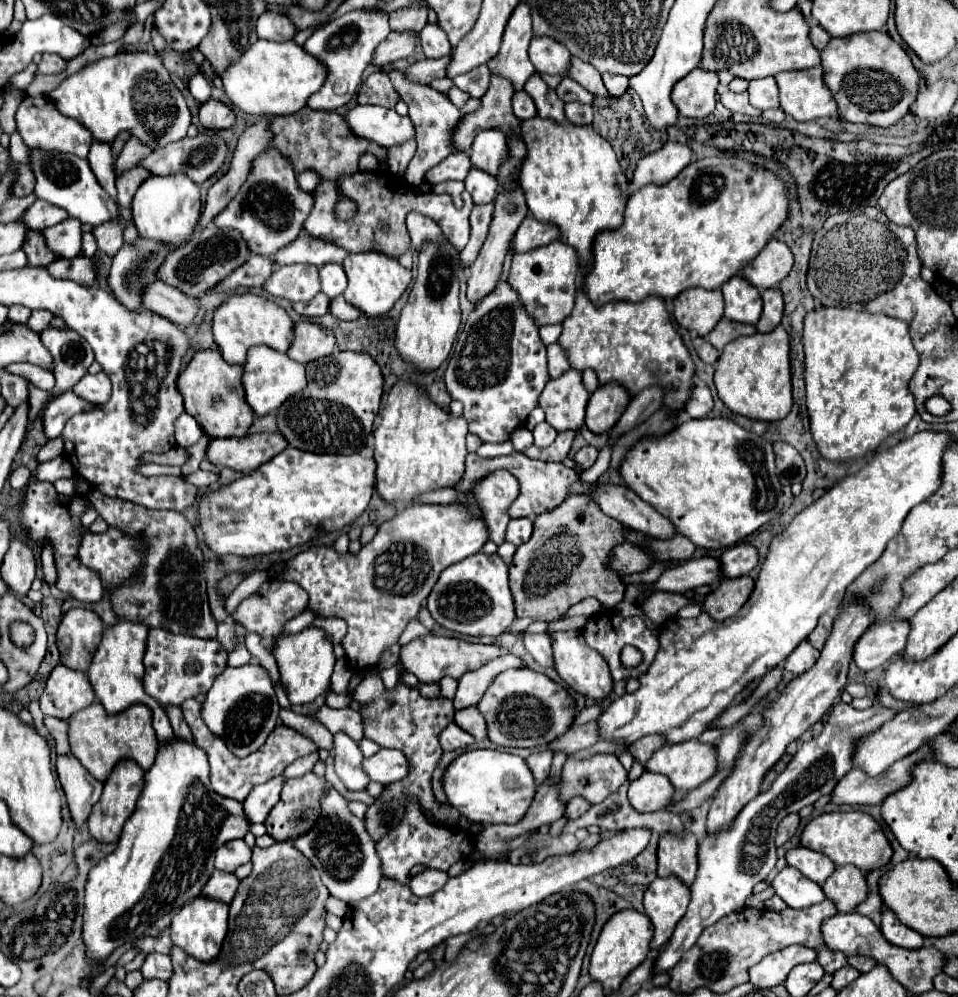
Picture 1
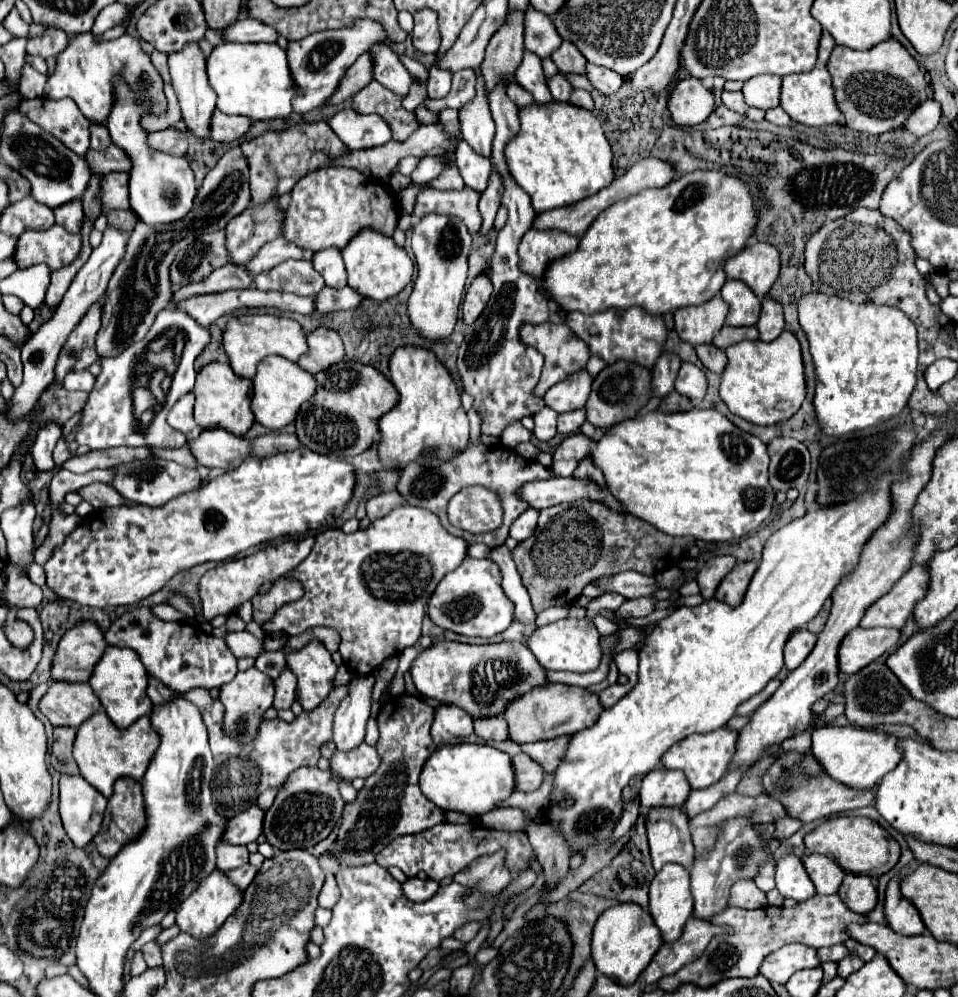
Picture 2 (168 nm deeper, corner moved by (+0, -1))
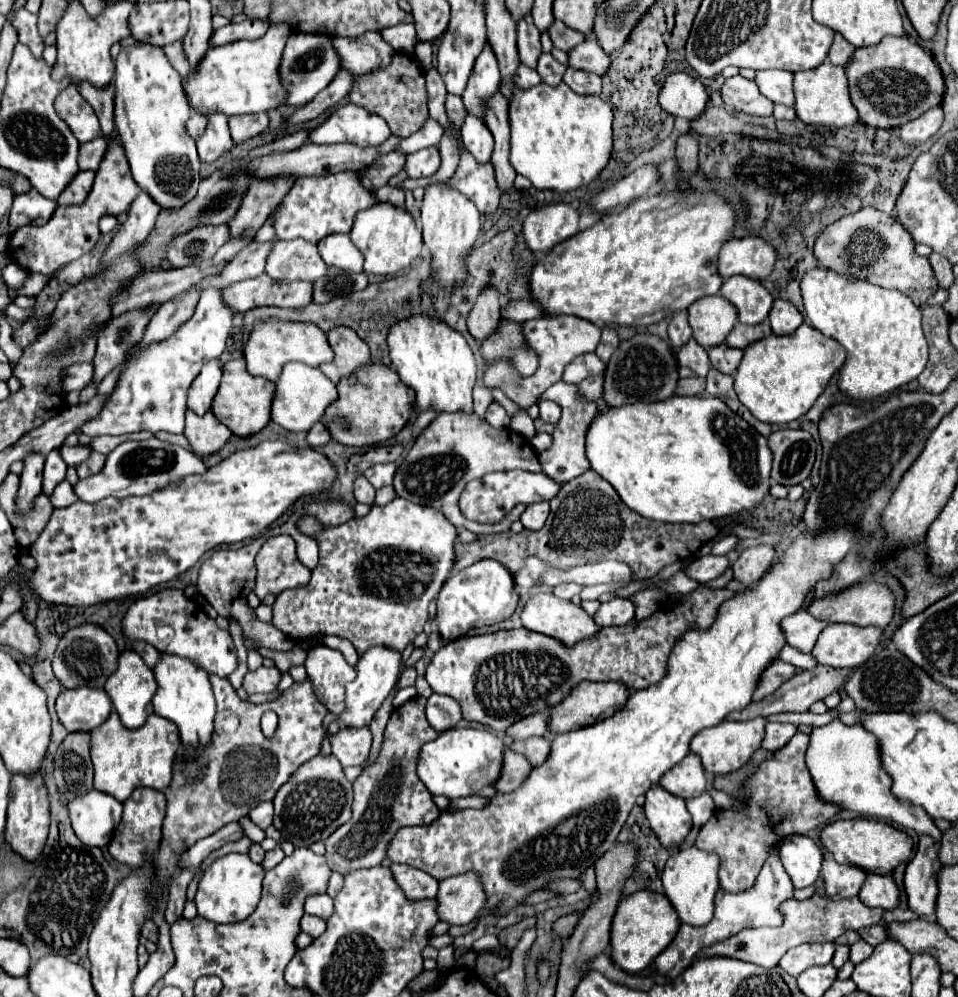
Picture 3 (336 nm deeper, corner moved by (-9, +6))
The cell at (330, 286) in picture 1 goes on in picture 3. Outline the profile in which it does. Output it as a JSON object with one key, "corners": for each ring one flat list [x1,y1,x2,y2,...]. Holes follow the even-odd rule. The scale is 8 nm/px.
{"corners":[[338,233,332,237,324,237,324,241,318,243,320,257,326,265,338,267,342,271,360,273,362,271,362,253,354,249,350,237,346,233]]}

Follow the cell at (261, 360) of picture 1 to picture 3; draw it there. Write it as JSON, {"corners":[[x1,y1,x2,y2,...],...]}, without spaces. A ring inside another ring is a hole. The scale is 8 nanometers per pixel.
{"corners":[[292,361,284,365,276,381,276,393,272,399,272,421,288,431,308,431,324,415,324,409,334,399,336,399,336,385,328,377,324,377,320,369]]}

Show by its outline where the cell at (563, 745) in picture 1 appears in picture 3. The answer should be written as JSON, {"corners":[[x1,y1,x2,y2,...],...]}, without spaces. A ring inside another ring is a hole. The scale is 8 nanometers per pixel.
{"corners":[[546,735,544,737,530,737,530,739,522,739,522,741,512,743,512,749,516,749,518,753,524,753,534,767,542,765,544,759,548,759,550,747,552,747,552,739]]}

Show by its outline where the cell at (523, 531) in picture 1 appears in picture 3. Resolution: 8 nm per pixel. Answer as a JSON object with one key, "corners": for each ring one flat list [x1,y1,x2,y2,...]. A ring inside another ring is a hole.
{"corners":[[532,503,532,505,528,505,526,511,522,513,520,521,522,521,522,525,524,525,526,529,538,531,538,529,544,527,548,513,550,513,550,505,548,505,548,503]]}

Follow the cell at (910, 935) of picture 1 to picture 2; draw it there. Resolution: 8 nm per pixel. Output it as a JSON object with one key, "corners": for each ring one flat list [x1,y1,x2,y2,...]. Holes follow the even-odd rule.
{"corners":[[901,870,899,876,895,876,885,892,885,916,887,916,887,924,903,934,903,936,917,936,917,934,925,934,925,924,921,920,919,910,901,894,899,884,901,878,905,876,905,870]]}

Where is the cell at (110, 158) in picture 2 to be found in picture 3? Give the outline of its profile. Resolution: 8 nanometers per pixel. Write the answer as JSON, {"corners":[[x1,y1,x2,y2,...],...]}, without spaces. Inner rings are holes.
{"corners":[[96,137,84,145,80,145,80,169,96,171,100,167,100,161,104,159,104,153,108,151,112,141,108,137]]}

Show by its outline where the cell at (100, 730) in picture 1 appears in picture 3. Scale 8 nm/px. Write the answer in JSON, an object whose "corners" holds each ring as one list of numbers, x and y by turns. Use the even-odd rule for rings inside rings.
{"corners":[[116,711,108,719,92,729,90,755,94,763,94,787,118,801,126,801,136,787,164,789,172,779,172,761,180,749,180,733,176,725,164,717,150,715,140,729,124,729]]}

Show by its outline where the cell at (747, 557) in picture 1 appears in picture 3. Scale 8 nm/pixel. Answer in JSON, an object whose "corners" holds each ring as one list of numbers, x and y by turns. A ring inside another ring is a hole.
{"corners":[[708,555,708,557,702,557,702,559,696,559,688,569,686,569,686,575,700,581,700,583,706,583,706,581,712,581,716,577,720,577,726,569,730,567,730,559,728,557,714,557,714,555]]}

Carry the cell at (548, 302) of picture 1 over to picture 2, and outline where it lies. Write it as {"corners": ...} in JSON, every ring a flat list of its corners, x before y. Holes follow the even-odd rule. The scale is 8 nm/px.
{"corners":[[531,228,519,244,519,266,523,272,541,280,543,270,551,260,575,252,577,246,579,238,567,232,539,232]]}

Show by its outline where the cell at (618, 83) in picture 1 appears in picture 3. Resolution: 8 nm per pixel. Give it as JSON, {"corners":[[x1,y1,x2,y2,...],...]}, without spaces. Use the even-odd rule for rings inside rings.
{"corners":[[586,39,570,55,570,67,604,75,610,67,610,57,600,49,600,45,594,39]]}

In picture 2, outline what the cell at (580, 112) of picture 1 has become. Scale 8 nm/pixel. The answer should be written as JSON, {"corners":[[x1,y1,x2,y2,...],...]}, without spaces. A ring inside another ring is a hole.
{"corners":[[573,88,571,90,571,98,569,98,571,104,575,106,581,106,581,108,587,108,587,110,593,110,593,98,587,90,581,90,581,88]]}

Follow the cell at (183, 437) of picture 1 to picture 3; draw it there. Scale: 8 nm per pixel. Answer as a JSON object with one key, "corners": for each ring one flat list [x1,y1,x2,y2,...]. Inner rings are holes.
{"corners":[[216,359,216,361,210,361,208,365,204,365,200,377,196,377,196,381,190,385,186,407,190,411,194,411,198,417,202,417,210,409,210,403,220,385,220,377,222,377,222,365]]}

